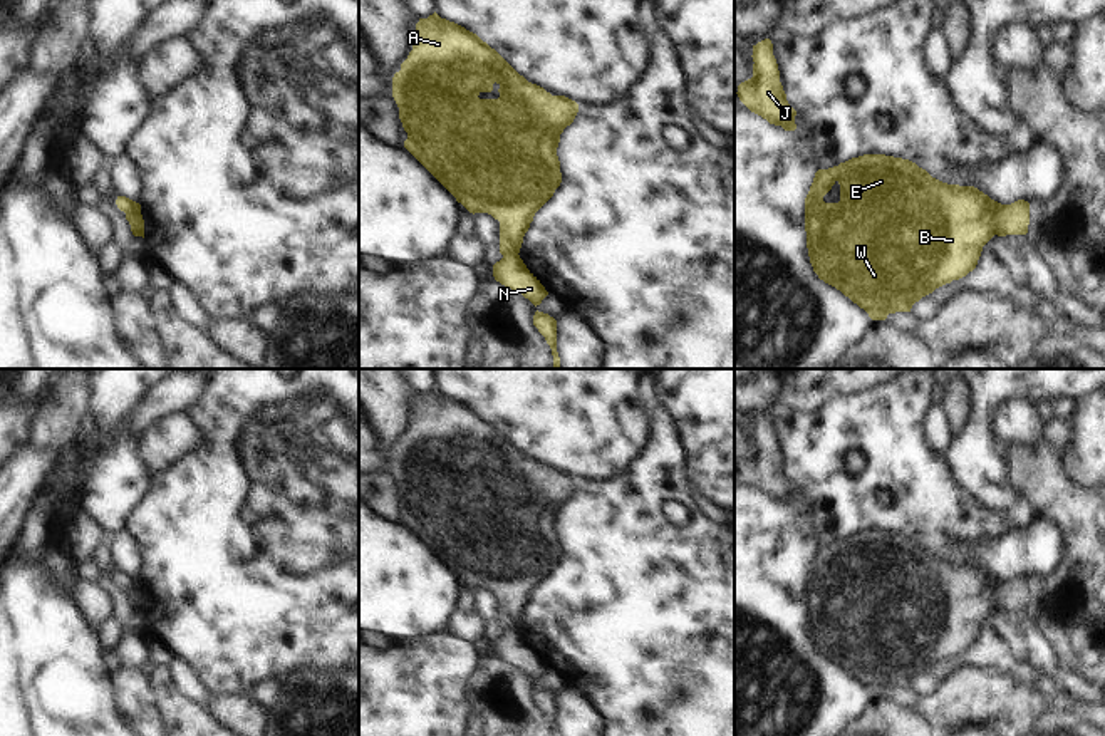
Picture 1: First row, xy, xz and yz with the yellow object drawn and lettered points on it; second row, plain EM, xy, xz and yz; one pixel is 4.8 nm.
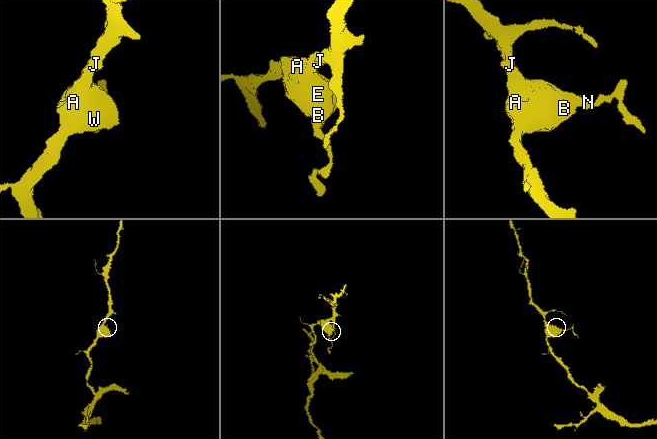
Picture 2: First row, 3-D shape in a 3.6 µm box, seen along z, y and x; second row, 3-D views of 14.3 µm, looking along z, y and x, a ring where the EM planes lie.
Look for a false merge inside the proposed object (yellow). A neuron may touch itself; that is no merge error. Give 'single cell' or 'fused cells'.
fused cells

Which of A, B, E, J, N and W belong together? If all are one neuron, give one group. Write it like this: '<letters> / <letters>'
A B E J W / N

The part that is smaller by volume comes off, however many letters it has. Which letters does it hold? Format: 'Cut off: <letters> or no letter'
Cut off: N

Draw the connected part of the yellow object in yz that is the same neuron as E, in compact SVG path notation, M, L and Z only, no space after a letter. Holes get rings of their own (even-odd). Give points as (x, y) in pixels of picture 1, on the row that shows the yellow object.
M885 154L852 158L818 169L805 198L810 263L820 280L840 290L872 320L885 320L889 314L910 312L922 297L973 272L983 246L994 236L994 218L1001 208L978 188L942 183L909 159ZM835 183L840 184L840 201L825 203L823 196Z

